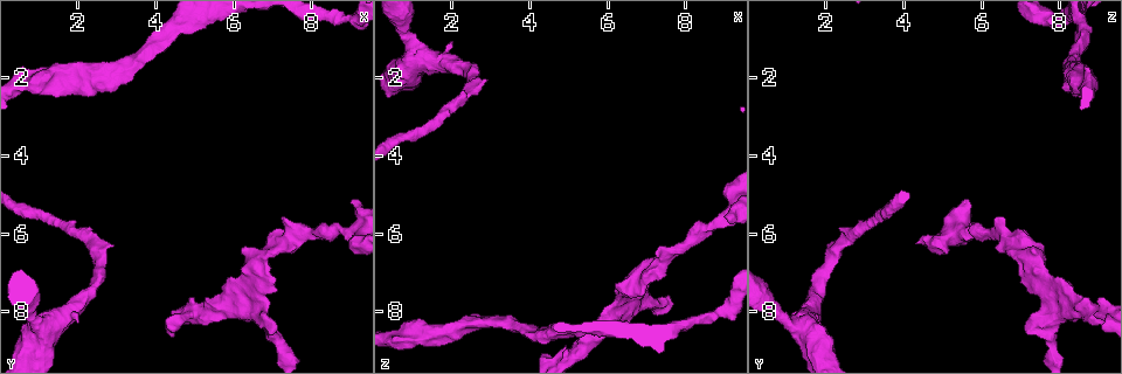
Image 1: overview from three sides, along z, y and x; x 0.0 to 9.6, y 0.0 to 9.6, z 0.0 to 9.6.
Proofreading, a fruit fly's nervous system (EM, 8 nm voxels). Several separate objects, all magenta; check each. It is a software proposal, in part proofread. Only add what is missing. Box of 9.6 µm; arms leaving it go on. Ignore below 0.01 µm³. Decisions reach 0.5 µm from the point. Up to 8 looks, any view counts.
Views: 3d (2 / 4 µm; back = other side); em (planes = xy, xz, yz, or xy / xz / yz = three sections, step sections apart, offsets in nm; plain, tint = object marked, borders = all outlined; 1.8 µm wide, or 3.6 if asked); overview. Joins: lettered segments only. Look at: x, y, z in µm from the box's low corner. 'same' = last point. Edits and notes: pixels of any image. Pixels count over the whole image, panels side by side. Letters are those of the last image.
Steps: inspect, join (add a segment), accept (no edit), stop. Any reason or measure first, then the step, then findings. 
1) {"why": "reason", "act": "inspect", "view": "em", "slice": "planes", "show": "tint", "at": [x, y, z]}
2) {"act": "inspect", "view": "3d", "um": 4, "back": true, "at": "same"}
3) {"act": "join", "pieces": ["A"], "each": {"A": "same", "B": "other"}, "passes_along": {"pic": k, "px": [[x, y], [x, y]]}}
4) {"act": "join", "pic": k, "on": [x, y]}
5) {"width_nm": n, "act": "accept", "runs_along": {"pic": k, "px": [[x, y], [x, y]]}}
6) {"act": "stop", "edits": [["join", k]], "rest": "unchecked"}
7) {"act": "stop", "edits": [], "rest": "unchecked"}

{"why": "branch stops here", "act": "inspect", "view": "em", "slice": "planes", "show": "borders", "at": [7.05, 8.40, 7.05]}

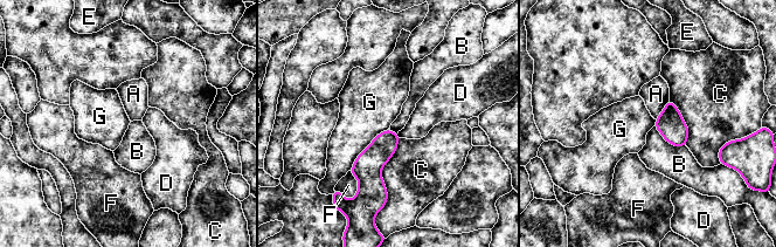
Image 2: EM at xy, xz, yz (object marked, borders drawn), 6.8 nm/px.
{"act": "accept", "each": {"A": "other", "B": "other", "C": "other", "D": "other", "E": "other", "F": "other", "G": "other"}, "border": {"pic": 2, "px": [[389, 129], [373, 139], [350, 170]]}, "found": "none of them fits"}

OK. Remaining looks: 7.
{"why": "arms part here", "act": "inspect", "view": "em", "slice": "planes", "show": "borders", "at": [7.70, 6.05, 6.45]}

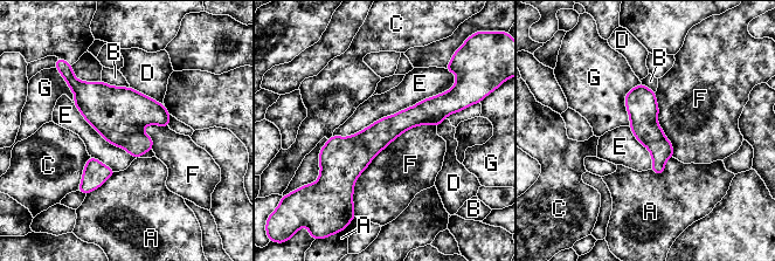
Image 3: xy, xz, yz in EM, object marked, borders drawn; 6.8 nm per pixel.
{"width_nm": 200, "act": "accept", "each": {"A": "other", "B": "other", "C": "other", "D": "other", "E": "other", "F": "other", "G": "other"}, "border": {"pic": 3, "px": [[436, 125], [382, 149], [353, 206]]}, "found": "none of them fits"}

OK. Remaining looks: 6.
{"why": "three-way junction", "act": "inspect", "view": "3d", "um": 4, "at": [1.25, 8.40, 1.40]}

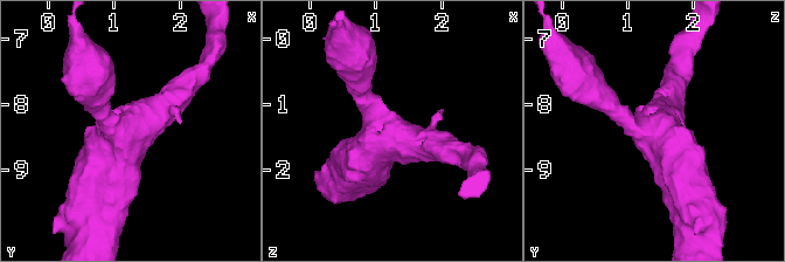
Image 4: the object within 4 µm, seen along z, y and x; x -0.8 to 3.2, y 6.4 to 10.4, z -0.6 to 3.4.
{"why": "need the tissue", "act": "inspect", "view": "em", "um": 3.6, "slice": "planes", "show": "tint", "at": [1.15, 8.40, 1.40]}

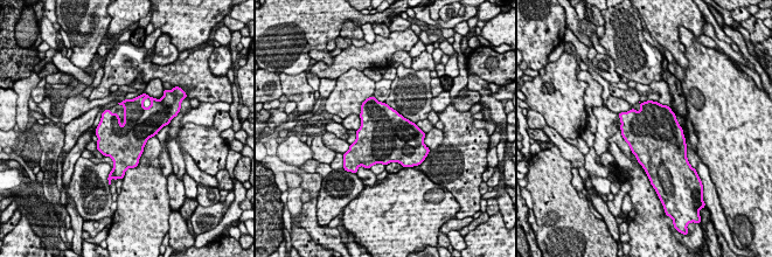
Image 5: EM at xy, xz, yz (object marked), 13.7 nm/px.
{"why": "see the neighbours", "act": "inspect", "view": "em", "um": 3.6, "slice": "planes", "show": "borders", "at": "same"}

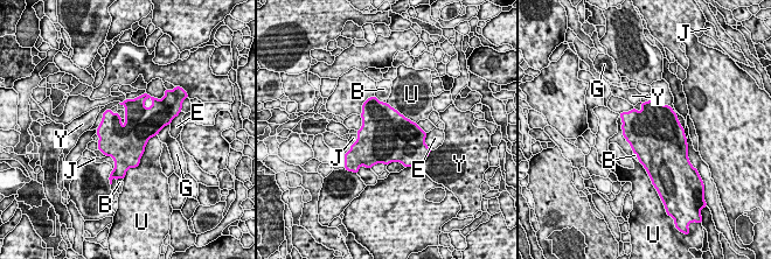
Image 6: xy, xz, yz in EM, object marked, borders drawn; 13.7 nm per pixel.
{"longest_contact_nm": ["U", 650], "act": "accept", "each": {"B": "other", "E": "other", "G": "other", "J": "other", "U": "other", "Y": "other"}, "border": {"pic": 6, "px": [[157, 134], [140, 162], [126, 169]]}, "found": "none of them fits"}

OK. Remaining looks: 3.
{"act": "stop", "edits": [], "rest": "unchecked"}

